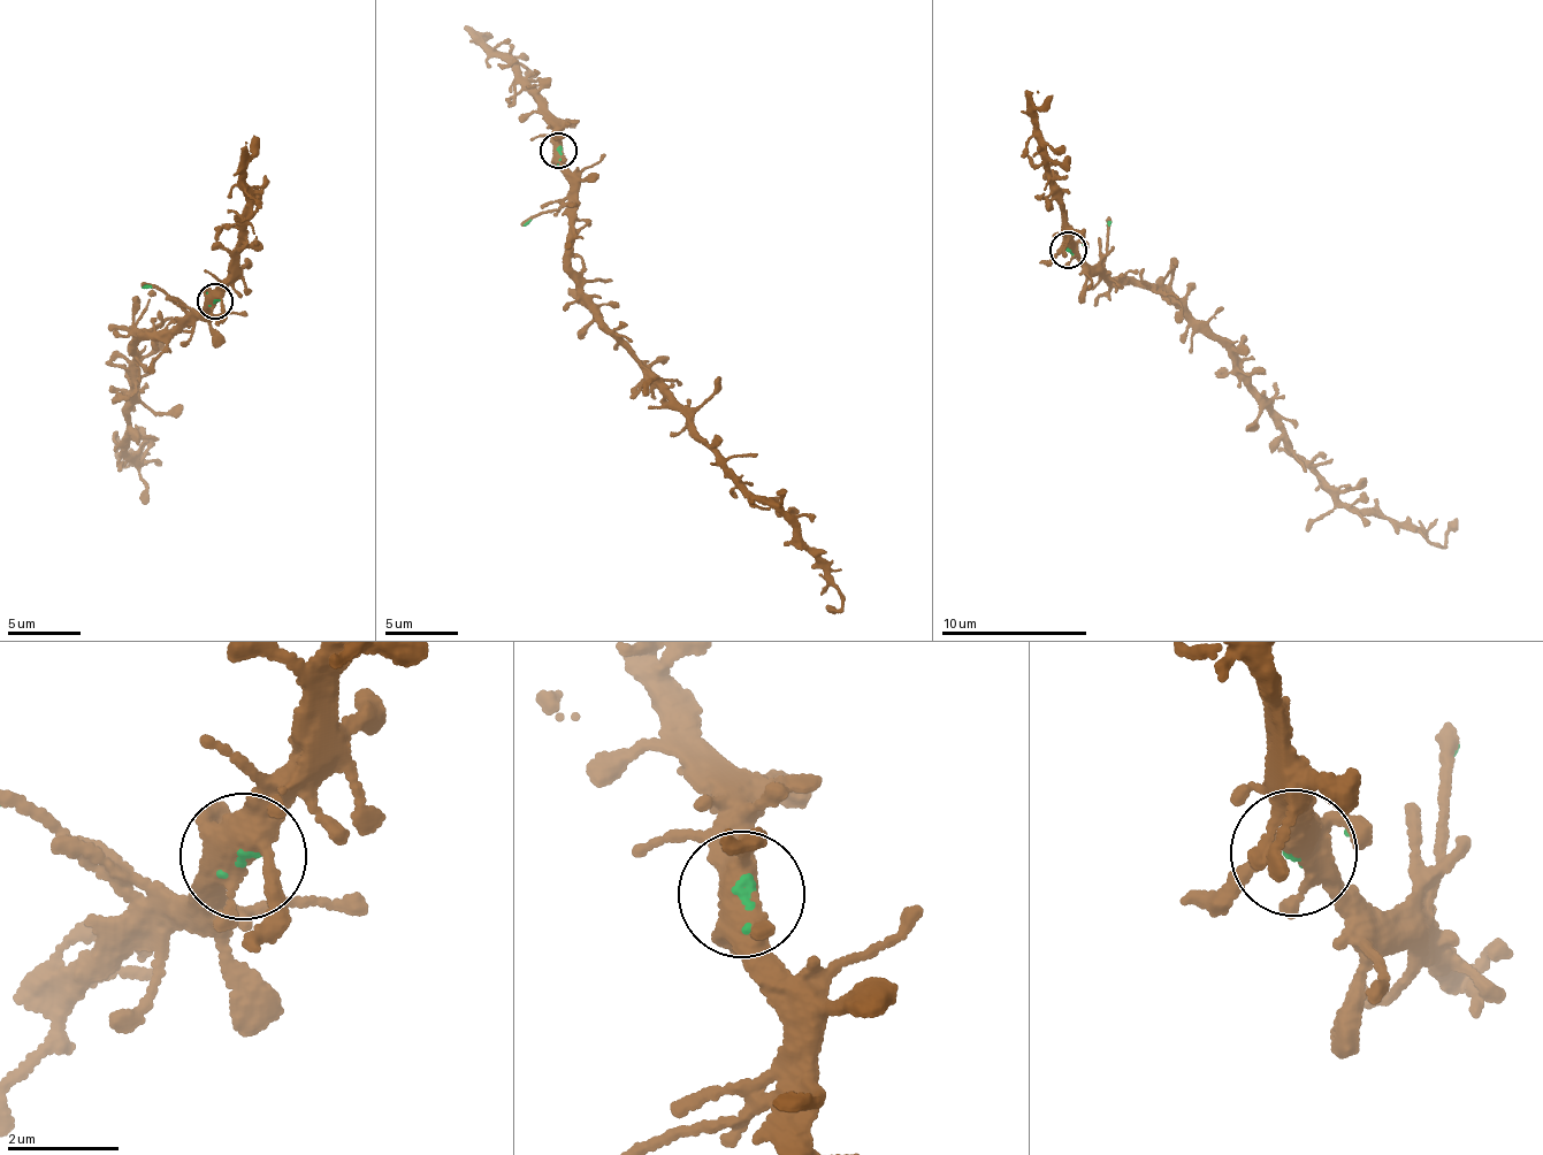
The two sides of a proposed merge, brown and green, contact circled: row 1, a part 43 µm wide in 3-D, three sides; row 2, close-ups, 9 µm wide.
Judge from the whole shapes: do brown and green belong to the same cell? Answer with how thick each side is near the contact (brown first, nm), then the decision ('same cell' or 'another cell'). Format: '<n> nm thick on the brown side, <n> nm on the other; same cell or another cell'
440 nm thick on the brown side, 90 nm on the other; same cell

